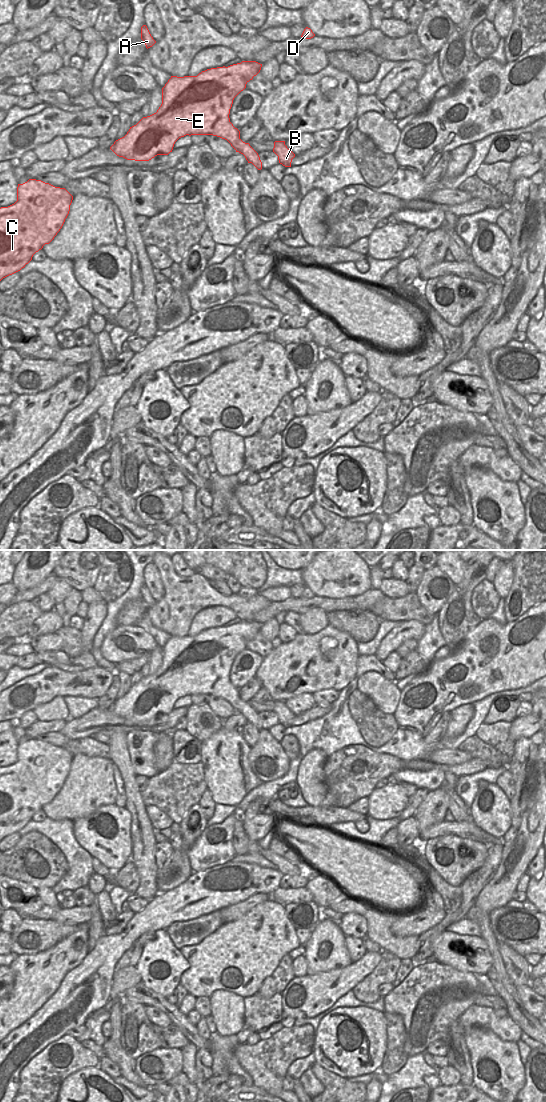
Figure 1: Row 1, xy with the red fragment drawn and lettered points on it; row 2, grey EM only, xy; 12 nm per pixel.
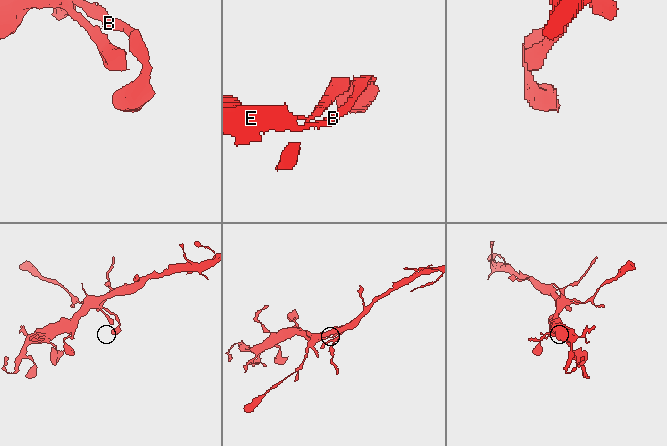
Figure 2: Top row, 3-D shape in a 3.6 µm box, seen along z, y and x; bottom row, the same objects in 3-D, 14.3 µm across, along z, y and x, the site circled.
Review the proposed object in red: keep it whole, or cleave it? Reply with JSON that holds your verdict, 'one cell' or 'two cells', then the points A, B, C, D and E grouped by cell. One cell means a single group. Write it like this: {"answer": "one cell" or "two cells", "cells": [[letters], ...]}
{"answer": "one cell", "cells": [["A", "B", "C", "D", "E"]]}

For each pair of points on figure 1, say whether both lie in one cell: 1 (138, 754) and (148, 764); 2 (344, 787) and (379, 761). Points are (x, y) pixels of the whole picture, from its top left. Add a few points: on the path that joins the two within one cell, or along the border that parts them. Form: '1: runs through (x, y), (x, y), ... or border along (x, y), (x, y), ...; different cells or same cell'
1: runs through (140, 756), (146, 762); same cell
2: runs through (354, 777), (357, 774), (376, 770); same cell

